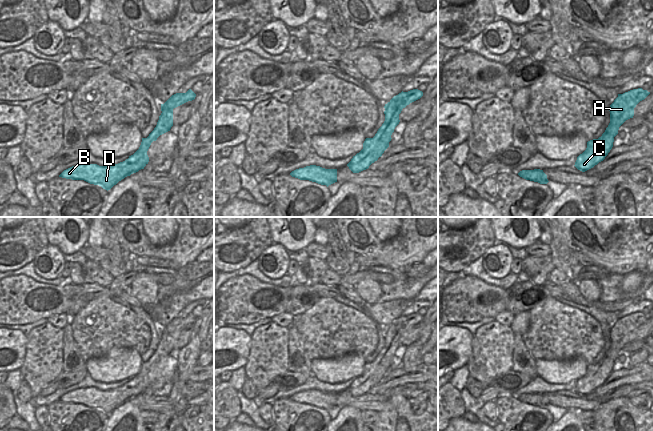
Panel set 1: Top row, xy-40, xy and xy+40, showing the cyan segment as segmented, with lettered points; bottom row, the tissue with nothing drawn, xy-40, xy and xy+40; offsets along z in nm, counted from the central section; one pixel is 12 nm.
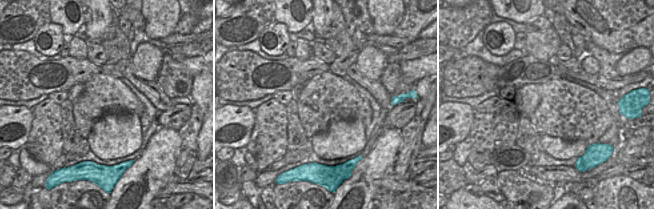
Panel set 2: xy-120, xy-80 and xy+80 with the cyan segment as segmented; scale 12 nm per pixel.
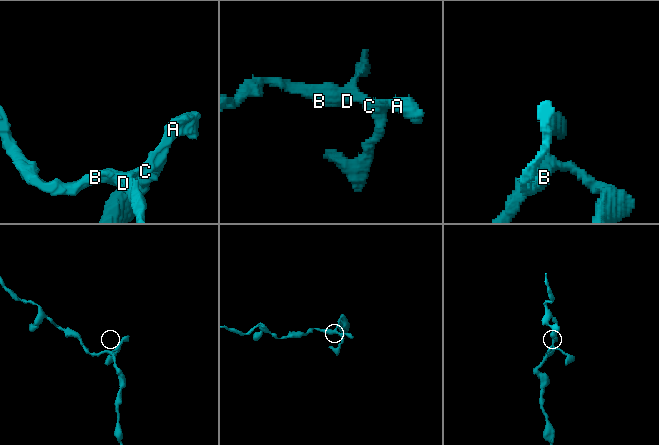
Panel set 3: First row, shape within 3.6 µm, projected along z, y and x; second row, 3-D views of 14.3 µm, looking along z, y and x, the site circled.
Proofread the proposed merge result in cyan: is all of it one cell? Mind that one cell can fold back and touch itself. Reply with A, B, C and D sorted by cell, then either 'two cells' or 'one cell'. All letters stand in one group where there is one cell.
A B C D; one cell

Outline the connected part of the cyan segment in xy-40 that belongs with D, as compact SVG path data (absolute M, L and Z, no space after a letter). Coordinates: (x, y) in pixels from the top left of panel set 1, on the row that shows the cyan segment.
M189 89L186 93L172 95L164 104L161 104L161 115L154 130L147 138L142 138L139 149L128 159L113 166L99 166L97 164L82 164L64 170L59 177L84 180L90 184L99 185L105 190L110 190L119 181L133 173L138 172L149 162L147 151L153 141L170 131L173 126L173 109L194 100L196 94Z

